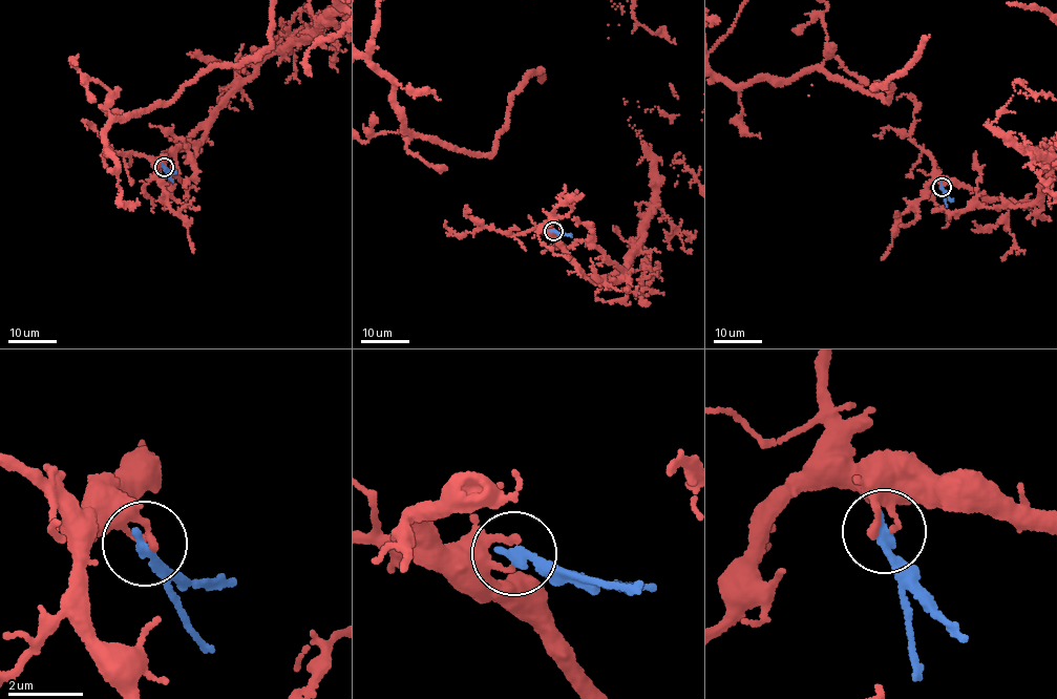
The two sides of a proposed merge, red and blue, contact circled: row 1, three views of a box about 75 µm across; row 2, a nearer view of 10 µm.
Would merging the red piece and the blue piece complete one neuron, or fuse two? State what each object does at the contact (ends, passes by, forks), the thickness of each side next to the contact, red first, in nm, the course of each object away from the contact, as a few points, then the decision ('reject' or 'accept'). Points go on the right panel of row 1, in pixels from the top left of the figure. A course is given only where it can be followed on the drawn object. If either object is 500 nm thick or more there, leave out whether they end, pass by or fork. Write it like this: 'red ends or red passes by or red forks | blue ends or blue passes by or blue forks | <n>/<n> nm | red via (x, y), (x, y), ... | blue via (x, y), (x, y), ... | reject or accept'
red ends | blue ends | 110/280 nm | blue via (942, 186), (947, 206) | reject

